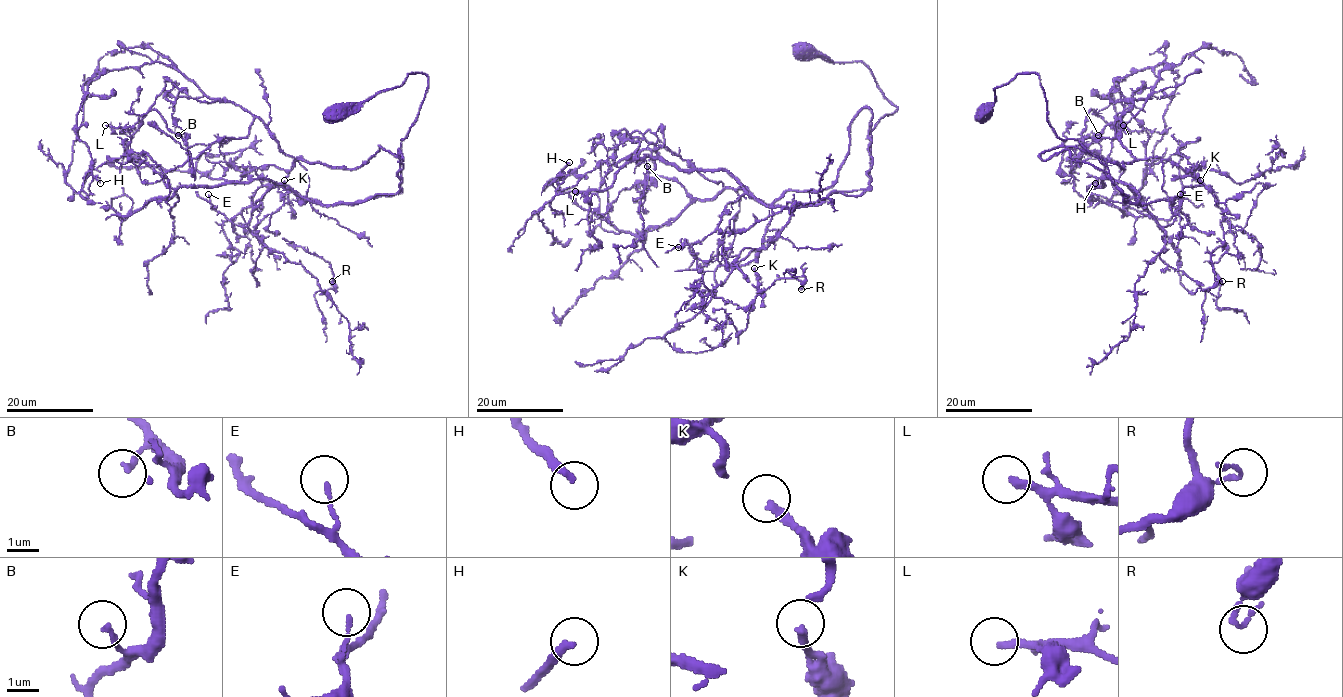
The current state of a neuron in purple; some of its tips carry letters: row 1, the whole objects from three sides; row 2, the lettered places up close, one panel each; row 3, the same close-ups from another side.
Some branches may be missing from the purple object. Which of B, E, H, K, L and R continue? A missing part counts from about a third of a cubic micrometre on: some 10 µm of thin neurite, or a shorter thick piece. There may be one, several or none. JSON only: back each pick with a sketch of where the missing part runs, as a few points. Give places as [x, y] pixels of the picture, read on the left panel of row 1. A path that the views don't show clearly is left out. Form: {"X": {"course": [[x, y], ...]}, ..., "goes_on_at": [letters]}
{"goes_on_at": ["H", "L"]}

